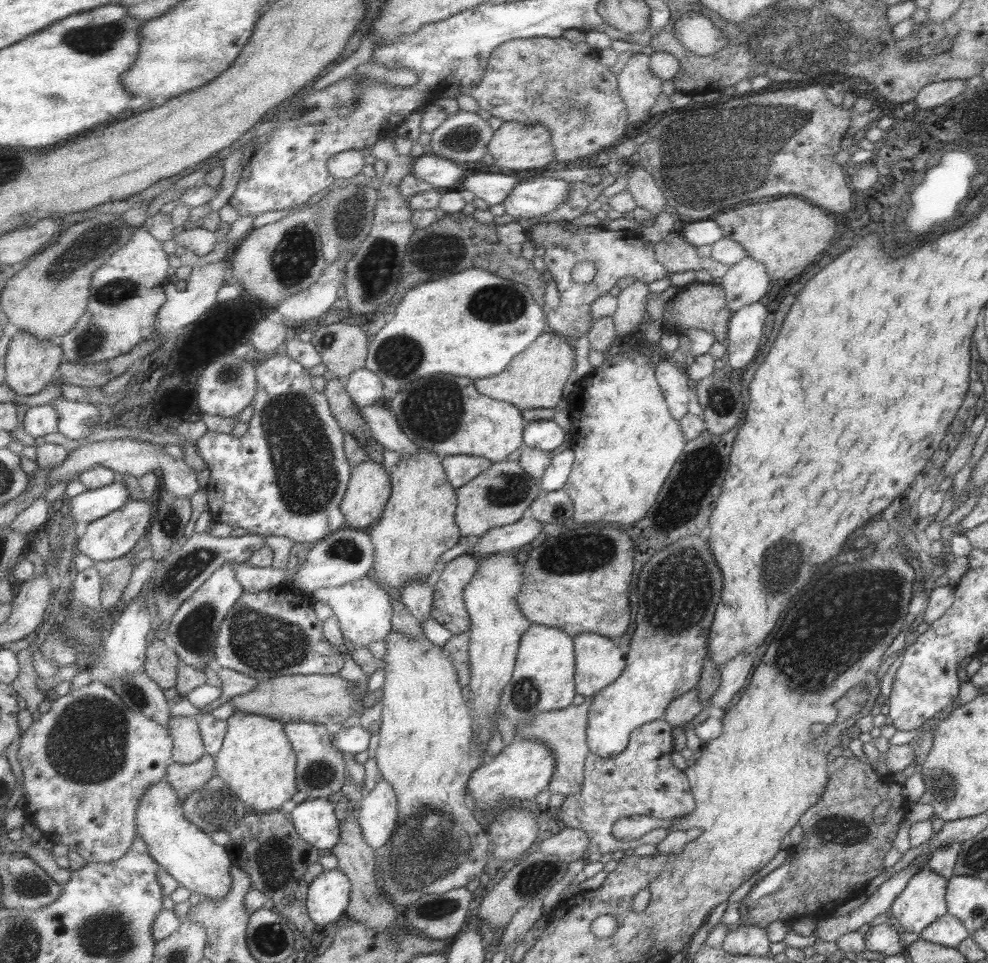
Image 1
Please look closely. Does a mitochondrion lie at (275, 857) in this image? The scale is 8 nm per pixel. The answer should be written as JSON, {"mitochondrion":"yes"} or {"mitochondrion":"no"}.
{"mitochondrion":"yes"}

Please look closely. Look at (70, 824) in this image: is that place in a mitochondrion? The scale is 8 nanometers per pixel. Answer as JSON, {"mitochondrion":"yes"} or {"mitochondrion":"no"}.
{"mitochondrion":"no"}

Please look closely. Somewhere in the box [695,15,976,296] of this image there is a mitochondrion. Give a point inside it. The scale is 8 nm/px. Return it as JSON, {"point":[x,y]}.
{"point":[940,47]}

